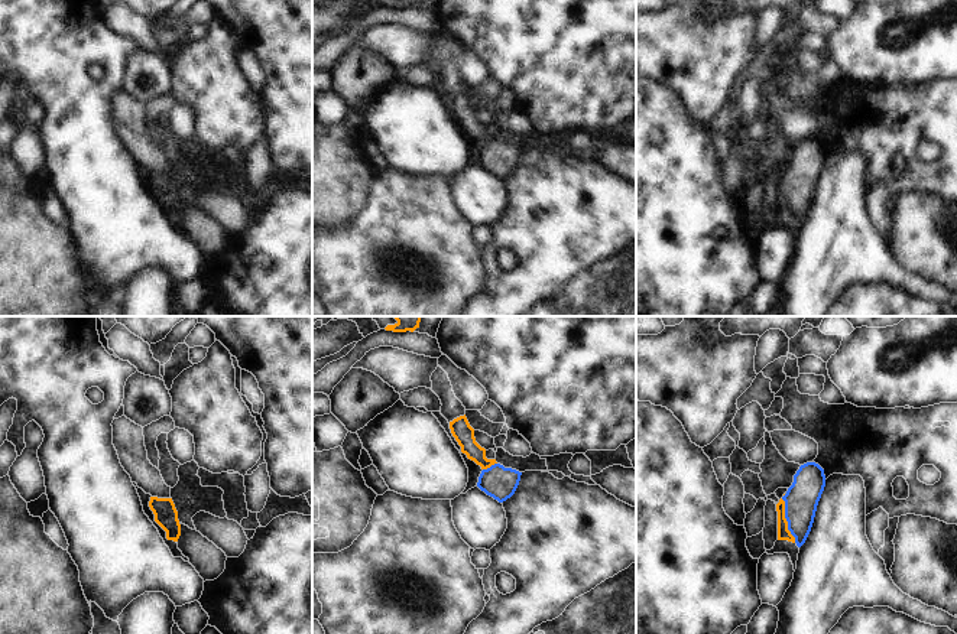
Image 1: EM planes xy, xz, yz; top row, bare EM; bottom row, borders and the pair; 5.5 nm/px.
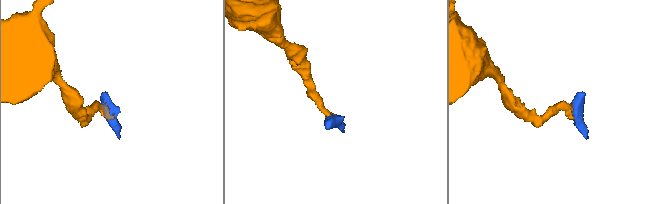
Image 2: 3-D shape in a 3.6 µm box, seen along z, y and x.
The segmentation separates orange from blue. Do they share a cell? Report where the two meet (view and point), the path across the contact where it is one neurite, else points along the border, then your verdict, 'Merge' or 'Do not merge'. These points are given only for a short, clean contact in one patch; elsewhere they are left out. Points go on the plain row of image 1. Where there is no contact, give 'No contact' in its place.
Touches orange at yz (785, 197). Path across: yz (784, 210), (785, 197), (801, 176). Merge.

